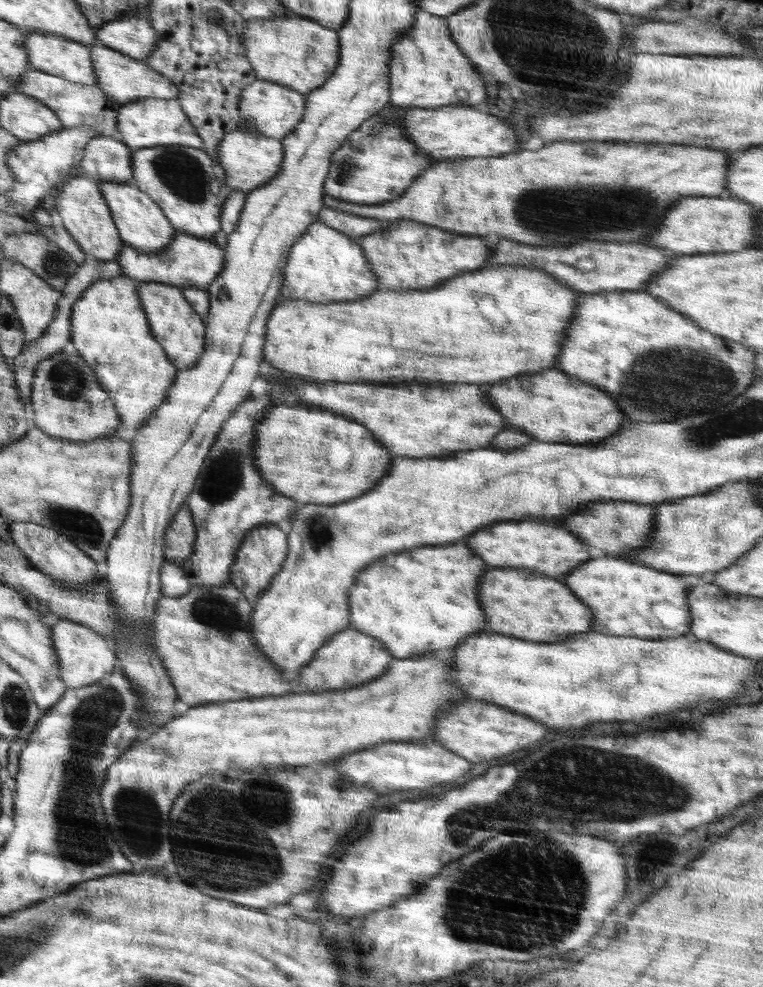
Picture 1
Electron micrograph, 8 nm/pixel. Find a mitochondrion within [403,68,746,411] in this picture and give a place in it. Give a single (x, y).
(581, 205)

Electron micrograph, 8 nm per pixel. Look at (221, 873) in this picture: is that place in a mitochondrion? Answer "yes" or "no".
yes

